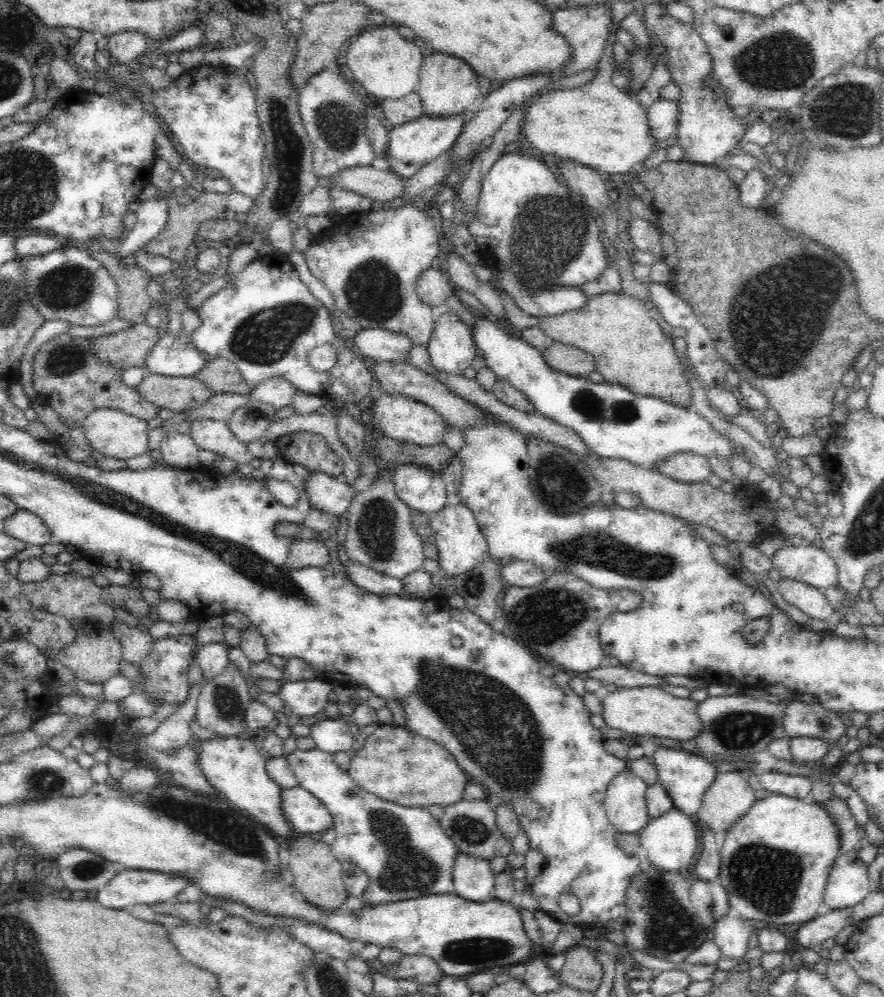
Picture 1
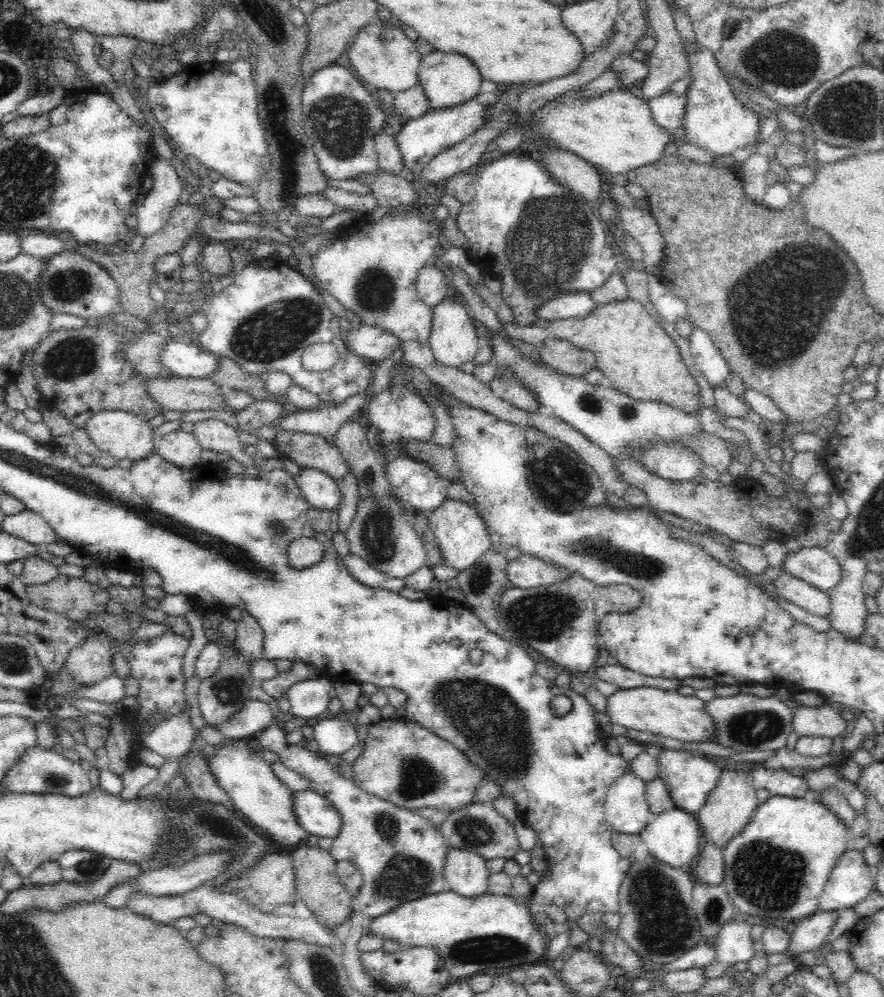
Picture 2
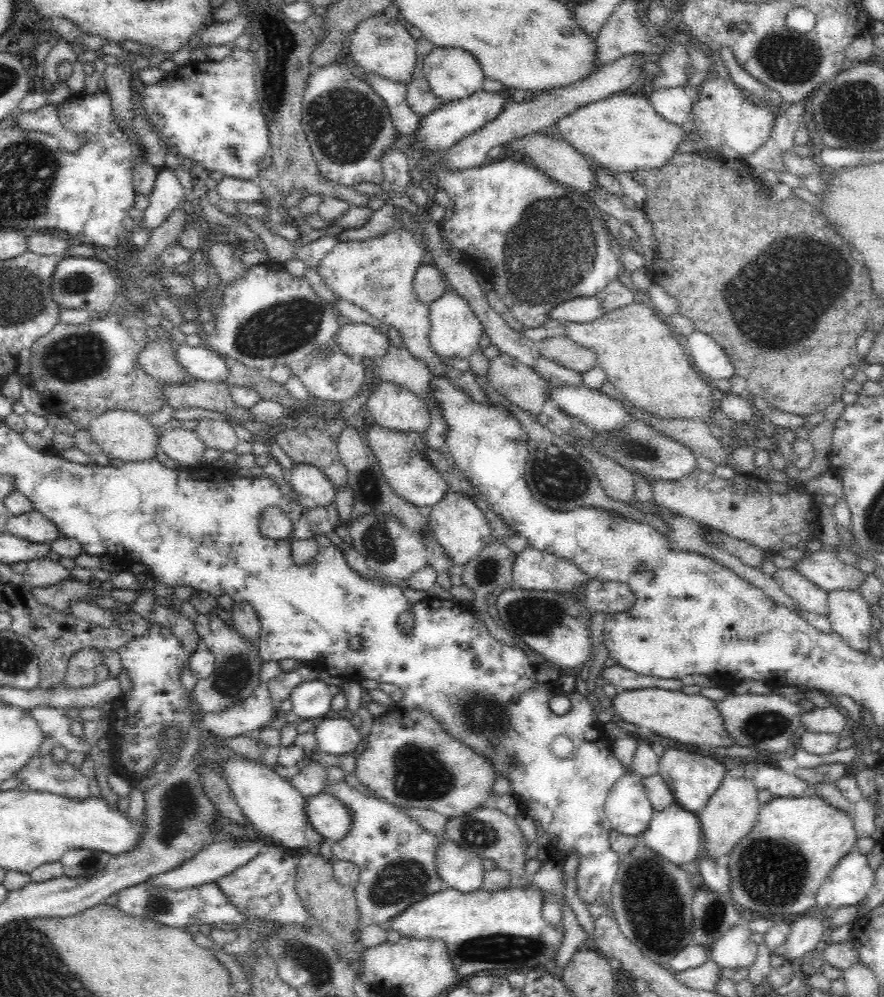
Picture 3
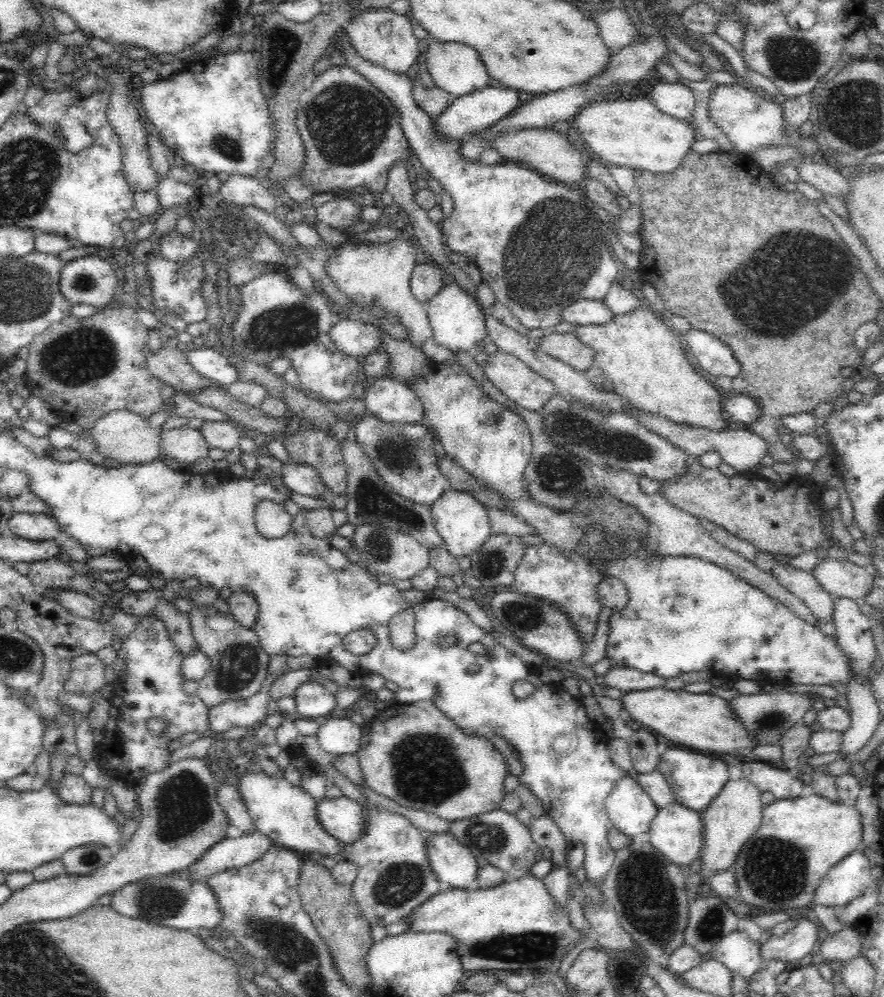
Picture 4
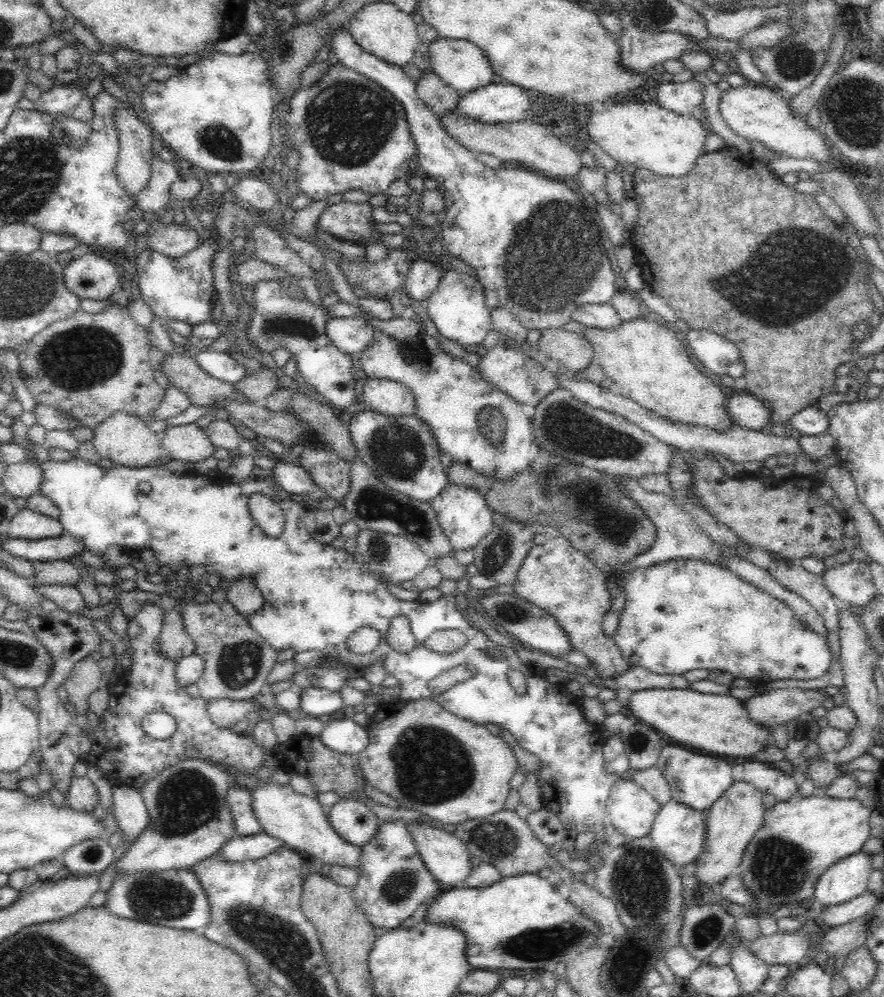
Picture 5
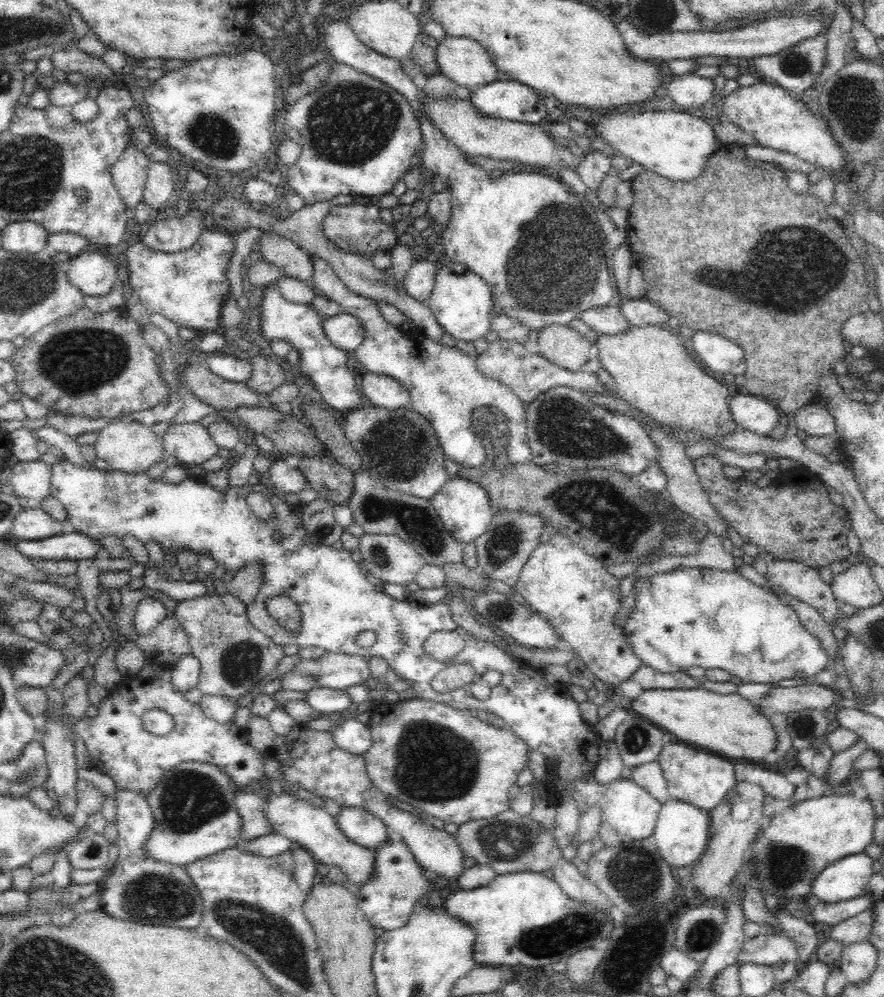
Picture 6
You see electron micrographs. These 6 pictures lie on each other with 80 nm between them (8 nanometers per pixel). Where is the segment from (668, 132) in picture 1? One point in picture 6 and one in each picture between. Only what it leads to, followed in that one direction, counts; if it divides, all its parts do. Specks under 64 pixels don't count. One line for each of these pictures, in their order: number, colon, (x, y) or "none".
2: (667, 110)
3: (672, 104)
4: (673, 99)
5: (681, 98)
6: (687, 90)

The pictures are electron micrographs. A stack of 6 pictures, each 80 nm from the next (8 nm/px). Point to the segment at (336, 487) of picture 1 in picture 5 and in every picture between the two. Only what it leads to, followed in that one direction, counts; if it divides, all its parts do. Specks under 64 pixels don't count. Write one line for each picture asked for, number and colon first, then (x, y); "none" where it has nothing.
2: (320, 490)
3: (307, 480)
4: (301, 478)
5: (291, 479)

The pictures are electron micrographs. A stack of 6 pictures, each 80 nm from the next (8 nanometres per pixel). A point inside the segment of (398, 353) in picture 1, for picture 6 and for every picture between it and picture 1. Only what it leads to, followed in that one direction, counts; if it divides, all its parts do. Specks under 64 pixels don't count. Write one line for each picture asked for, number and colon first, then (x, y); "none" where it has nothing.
2: (372, 343)
3: (361, 342)
4: (354, 338)
5: (352, 335)
6: (346, 331)

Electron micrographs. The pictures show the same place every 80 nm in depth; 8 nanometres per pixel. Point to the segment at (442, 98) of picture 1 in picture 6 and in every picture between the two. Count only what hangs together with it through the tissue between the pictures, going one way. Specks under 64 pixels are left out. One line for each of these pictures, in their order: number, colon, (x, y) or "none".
2: (449, 80)
3: (452, 73)
4: (455, 68)
5: (461, 65)
6: (465, 62)

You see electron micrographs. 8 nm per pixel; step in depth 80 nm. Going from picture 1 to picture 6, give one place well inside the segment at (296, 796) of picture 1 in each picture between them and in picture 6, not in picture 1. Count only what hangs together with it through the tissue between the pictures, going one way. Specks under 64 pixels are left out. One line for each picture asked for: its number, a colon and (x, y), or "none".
2: (315, 815)
3: (328, 816)
4: (343, 818)
5: (351, 819)
6: (359, 825)

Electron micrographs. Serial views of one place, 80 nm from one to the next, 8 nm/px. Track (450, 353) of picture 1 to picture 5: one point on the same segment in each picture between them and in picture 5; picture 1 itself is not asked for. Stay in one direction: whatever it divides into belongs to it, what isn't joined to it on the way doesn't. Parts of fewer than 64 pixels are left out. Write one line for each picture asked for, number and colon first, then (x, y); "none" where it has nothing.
2: (453, 340)
3: (455, 330)
4: (457, 322)
5: (457, 308)

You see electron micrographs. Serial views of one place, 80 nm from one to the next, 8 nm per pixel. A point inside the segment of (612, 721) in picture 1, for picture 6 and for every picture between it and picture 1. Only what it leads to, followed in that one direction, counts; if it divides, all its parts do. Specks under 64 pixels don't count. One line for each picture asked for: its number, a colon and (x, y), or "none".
2: (647, 709)
3: (691, 719)
4: (703, 721)
5: (718, 723)
6: (725, 724)

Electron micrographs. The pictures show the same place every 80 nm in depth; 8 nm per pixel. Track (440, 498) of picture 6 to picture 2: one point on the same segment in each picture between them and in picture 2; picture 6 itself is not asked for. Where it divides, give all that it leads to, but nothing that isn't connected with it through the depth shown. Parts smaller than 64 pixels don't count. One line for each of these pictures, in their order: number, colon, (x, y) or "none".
2: (461, 534)
3: (457, 522)
4: (462, 522)
5: (463, 514)

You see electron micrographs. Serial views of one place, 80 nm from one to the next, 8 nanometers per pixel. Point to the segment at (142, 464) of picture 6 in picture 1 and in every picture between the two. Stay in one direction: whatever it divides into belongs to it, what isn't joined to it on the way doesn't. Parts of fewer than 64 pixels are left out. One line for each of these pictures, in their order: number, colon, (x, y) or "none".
1: (111, 432)
2: (120, 434)
3: (122, 434)
4: (127, 437)
5: (127, 440)

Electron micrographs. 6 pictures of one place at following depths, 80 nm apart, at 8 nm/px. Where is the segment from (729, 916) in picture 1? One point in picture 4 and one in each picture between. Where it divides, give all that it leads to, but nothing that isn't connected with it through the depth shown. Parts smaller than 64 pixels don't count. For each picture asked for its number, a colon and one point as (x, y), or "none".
2: (734, 944)
3: (735, 949)
4: (740, 955)

